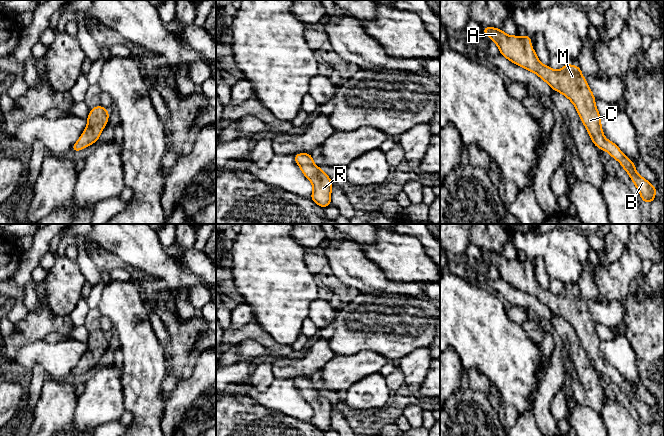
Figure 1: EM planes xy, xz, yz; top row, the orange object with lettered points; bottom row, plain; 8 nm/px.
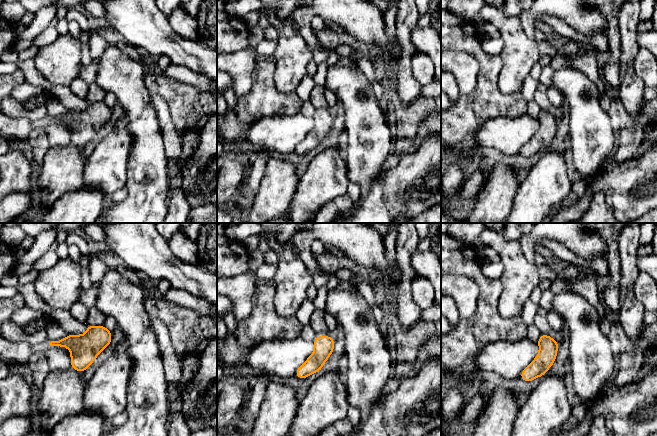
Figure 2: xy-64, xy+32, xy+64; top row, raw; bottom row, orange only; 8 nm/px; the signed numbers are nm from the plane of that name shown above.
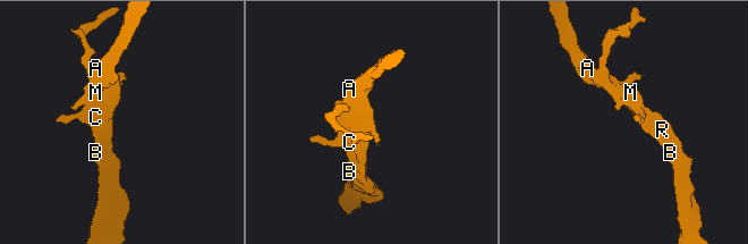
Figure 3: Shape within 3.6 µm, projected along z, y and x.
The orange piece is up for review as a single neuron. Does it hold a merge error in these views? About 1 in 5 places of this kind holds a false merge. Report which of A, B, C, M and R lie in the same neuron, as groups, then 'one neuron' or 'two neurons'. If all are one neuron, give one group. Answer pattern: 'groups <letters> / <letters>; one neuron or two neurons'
groups A B C M R; one neuron

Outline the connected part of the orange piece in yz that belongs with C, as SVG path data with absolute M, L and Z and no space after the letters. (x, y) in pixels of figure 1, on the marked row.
M484 27L482 33L487 34L497 44L500 54L505 58L536 73L552 90L565 95L574 104L595 146L606 150L612 158L619 161L638 189L642 201L649 204L653 202L656 187L636 172L635 163L628 159L615 143L604 137L601 116L595 105L596 99L579 66L565 64L560 71L555 71L548 65L541 64L530 45L530 34L521 39L518 35L509 36L494 27Z

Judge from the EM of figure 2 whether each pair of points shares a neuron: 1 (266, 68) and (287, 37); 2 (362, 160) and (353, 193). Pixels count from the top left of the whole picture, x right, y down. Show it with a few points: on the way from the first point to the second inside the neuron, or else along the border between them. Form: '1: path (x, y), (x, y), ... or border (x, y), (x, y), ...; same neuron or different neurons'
1: border (273, 55), (275, 63), (274, 81); different neurons
2: border (349, 181), (360, 188), (360, 197), (355, 202); different neurons

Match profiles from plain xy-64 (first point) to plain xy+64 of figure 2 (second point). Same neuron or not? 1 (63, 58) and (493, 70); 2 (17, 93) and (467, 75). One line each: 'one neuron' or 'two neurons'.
1: two neurons
2: one neuron

